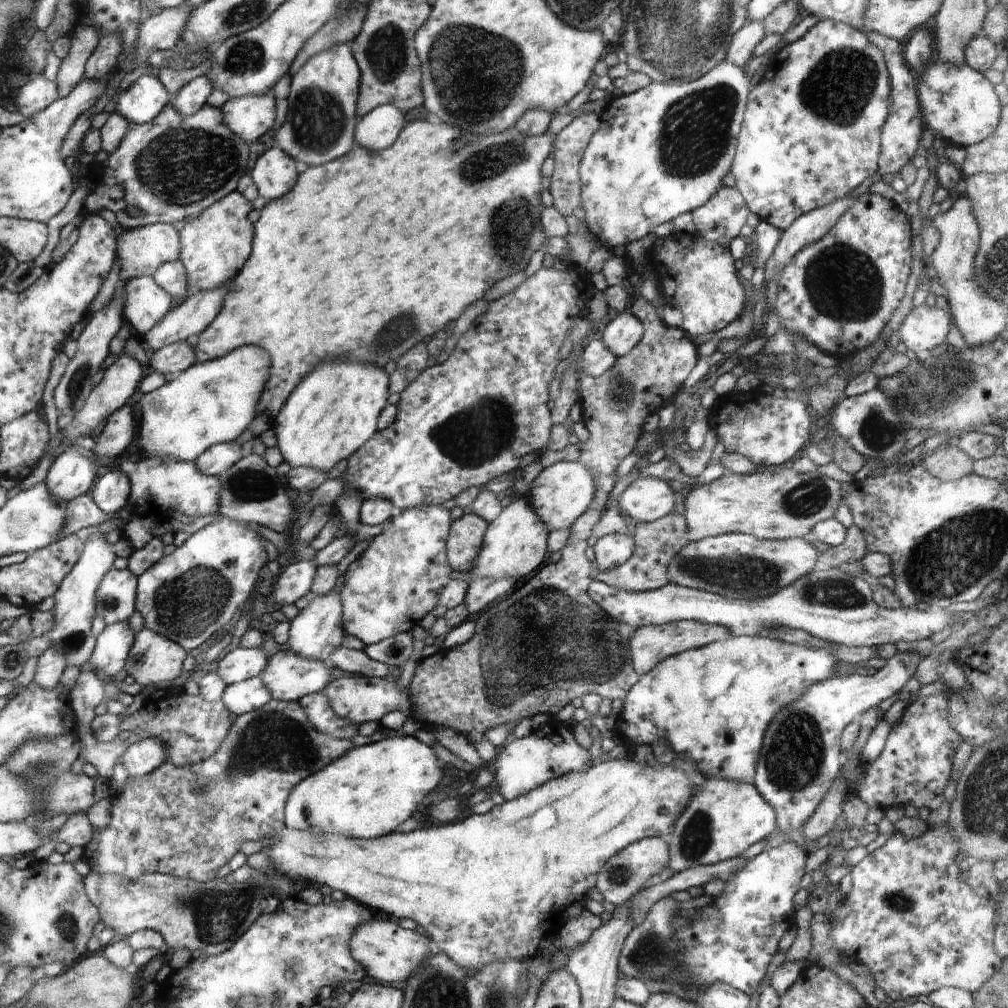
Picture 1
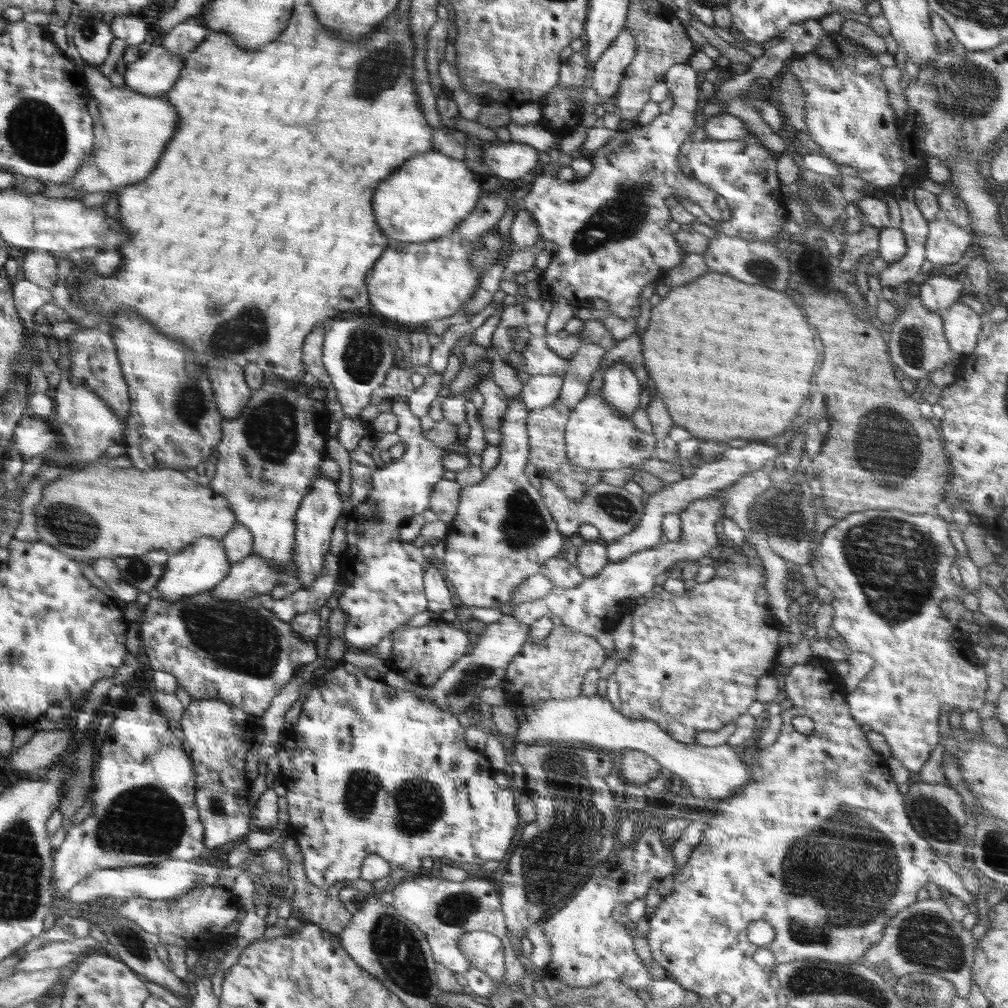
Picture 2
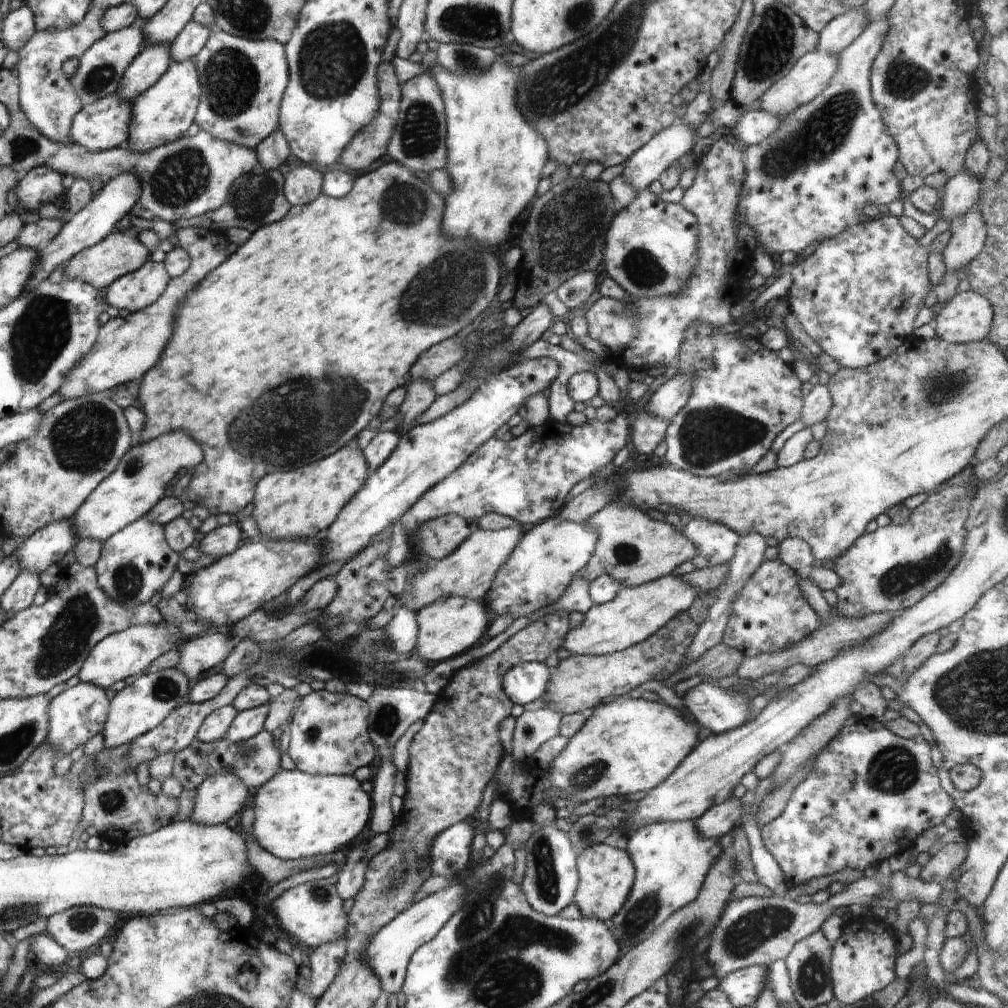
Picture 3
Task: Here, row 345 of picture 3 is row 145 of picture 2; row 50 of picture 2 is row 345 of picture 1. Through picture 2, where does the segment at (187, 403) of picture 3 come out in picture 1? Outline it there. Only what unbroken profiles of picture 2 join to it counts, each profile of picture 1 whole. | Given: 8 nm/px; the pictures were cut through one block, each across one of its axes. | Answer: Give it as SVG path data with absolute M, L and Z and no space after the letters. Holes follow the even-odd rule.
M414 120L404 125L394 146L386 150L372 152L356 144L346 156L334 162L328 162L324 166L308 167L305 172L297 176L296 186L284 198L270 201L261 210L260 217L255 222L254 248L248 262L244 264L240 274L228 282L221 309L212 324L192 340L196 362L203 363L222 358L238 347L250 346L250 344L262 346L270 354L272 366L258 399L256 414L267 416L273 423L280 409L285 405L286 399L298 386L298 382L306 374L310 374L314 366L322 362L330 362L338 356L350 356L356 362L366 362L366 365L384 369L390 360L398 360L415 344L422 343L428 336L432 338L434 332L442 330L448 322L457 320L468 306L483 298L486 290L492 288L492 284L520 270L524 271L530 257L537 250L544 250L554 258L567 261L565 237L547 237L541 223L541 214L545 207L540 199L544 188L541 168L544 160L552 152L554 140L555 136L550 133L528 136L520 134L514 127L496 133L494 136L478 136L478 134L462 132L458 128L448 128L444 124L432 124L432 120ZM298 208L300 208L300 234L298 234ZM336 224L342 228L340 232L336 232ZM260 242L262 242L262 252L260 252Z

